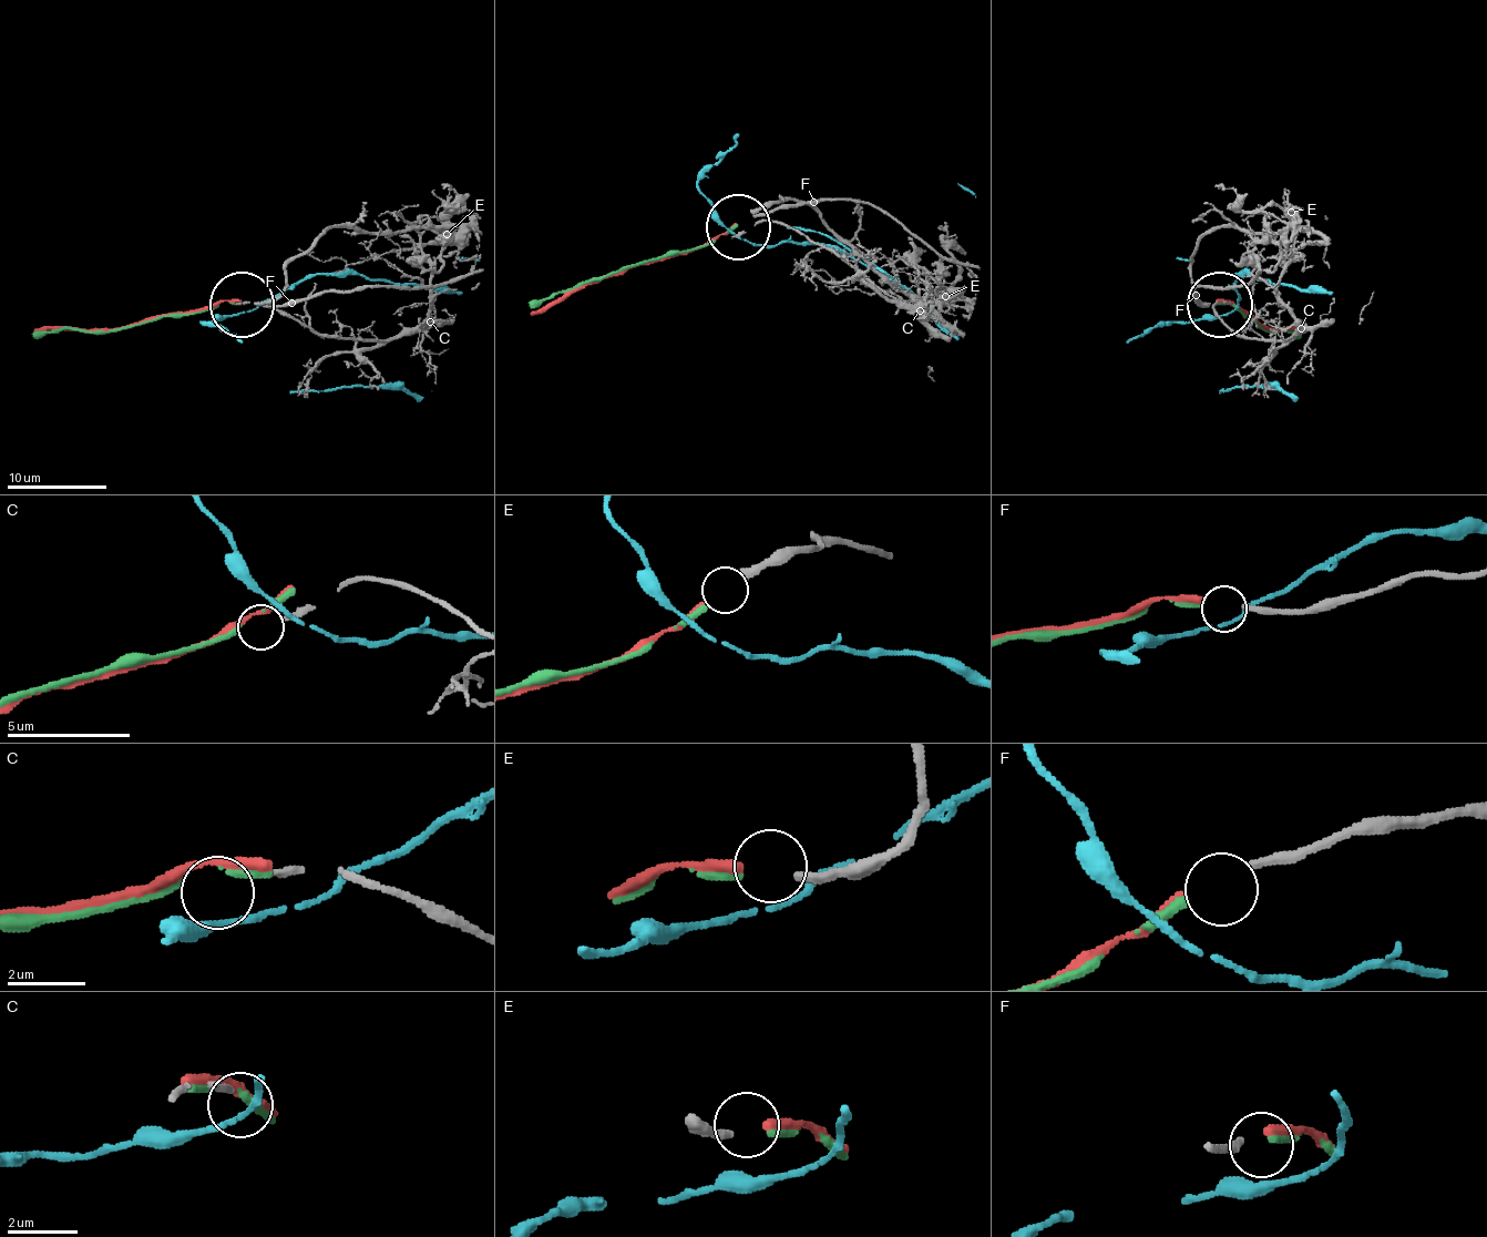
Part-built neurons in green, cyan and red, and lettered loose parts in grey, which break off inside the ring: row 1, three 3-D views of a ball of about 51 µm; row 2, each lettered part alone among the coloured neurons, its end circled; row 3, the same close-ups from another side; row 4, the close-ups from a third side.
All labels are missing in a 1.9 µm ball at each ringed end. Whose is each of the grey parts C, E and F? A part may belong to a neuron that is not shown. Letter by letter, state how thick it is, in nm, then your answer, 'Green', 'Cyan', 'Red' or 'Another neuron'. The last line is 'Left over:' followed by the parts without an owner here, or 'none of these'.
C: Thickness 180 nm. Another neuron
E: Thickness 300 nm. Red
F: Thickness 240 nm. Green
Left over: C

